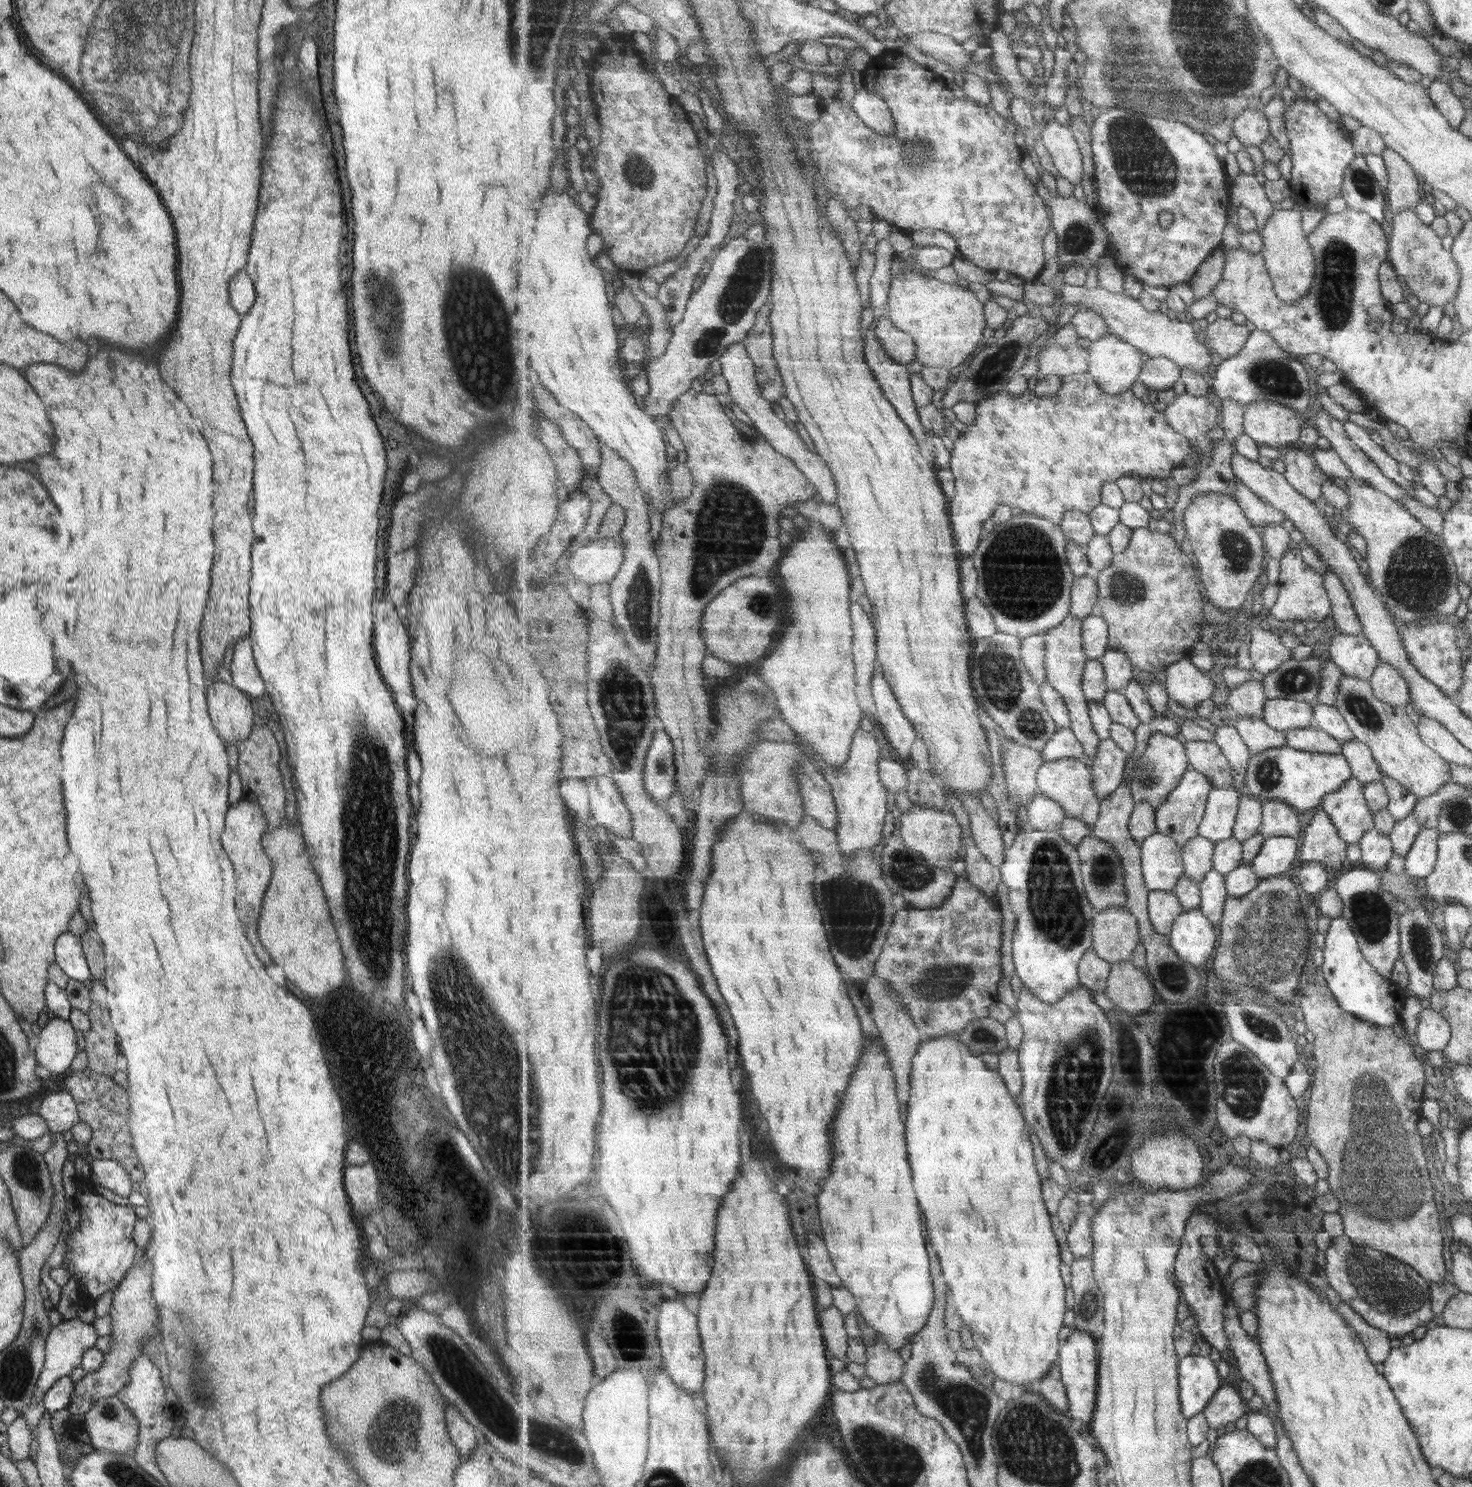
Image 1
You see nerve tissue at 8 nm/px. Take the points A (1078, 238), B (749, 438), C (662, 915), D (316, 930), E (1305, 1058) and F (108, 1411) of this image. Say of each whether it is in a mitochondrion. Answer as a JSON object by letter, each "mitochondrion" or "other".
{"A":"mitochondrion","B":"other","C":"other","D":"other","E":"other","F":"mitochondrion"}

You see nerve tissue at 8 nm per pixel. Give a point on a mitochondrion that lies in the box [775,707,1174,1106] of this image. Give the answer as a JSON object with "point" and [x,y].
{"point":[1054,904]}

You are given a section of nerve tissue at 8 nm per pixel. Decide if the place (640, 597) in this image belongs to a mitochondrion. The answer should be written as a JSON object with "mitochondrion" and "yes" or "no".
{"mitochondrion":"yes"}

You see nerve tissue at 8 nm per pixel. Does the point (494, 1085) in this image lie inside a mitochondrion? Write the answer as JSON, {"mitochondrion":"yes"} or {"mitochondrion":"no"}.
{"mitochondrion":"yes"}

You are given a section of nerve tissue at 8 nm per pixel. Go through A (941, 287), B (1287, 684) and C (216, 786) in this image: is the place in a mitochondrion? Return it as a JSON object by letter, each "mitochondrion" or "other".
{"A":"other","B":"mitochondrion","C":"mitochondrion"}

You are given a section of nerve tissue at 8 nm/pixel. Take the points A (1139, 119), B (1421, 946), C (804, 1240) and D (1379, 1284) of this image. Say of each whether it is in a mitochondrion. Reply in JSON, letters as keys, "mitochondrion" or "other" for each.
{"A":"mitochondrion","B":"mitochondrion","C":"other","D":"mitochondrion"}

